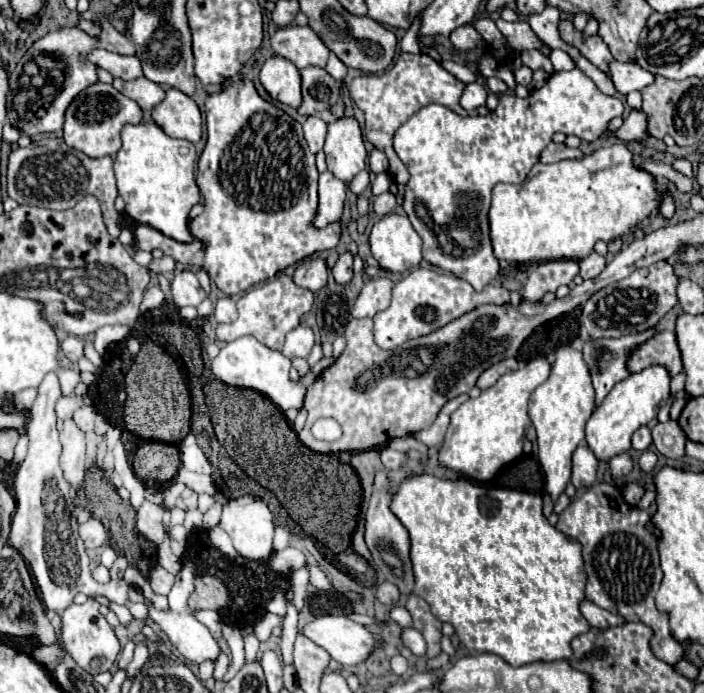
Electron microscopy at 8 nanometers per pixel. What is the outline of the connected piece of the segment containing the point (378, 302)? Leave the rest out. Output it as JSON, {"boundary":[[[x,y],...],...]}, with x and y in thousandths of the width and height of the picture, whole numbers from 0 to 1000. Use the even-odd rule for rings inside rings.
{"boundary":[[[534,398],[526,401],[511,427],[506,430],[506,439],[500,444],[503,459],[528,459],[534,450],[548,447],[554,442],[554,427],[557,427],[557,413],[560,407],[548,398]]]}

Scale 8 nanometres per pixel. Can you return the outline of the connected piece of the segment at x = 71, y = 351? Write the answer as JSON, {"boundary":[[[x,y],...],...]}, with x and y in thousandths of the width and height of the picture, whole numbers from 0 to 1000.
{"boundary":[[[97,485],[88,496],[85,496],[88,508],[94,517],[99,519],[114,519],[116,517],[116,491],[108,485]]]}

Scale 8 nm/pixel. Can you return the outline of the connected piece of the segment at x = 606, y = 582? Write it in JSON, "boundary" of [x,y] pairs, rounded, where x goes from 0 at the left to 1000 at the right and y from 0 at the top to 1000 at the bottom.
{"boundary":[[[847,698],[841,704],[835,704],[827,716],[821,716],[798,742],[795,750],[790,756],[790,762],[795,768],[804,768],[807,773],[818,776],[827,785],[827,802],[830,802],[830,820],[835,828],[835,840],[832,840],[832,863],[838,869],[844,869],[852,877],[861,877],[872,886],[886,889],[895,898],[915,898],[929,909],[929,921],[926,921],[926,938],[929,944],[943,952],[946,958],[960,958],[972,941],[969,929],[955,918],[952,912],[952,898],[949,898],[949,886],[946,883],[935,883],[932,872],[929,872],[929,860],[938,848],[940,840],[940,823],[938,823],[938,808],[935,808],[935,776],[938,768],[929,762],[920,765],[923,759],[923,742],[920,736],[912,736],[906,730],[895,730],[886,716],[884,716],[884,704],[872,701],[872,698]]]}

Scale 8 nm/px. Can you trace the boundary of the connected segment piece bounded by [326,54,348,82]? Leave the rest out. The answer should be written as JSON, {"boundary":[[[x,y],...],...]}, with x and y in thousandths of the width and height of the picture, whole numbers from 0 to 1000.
{"boundary":[[[469,78],[469,84],[466,84],[466,92],[463,92],[463,104],[466,107],[472,107],[480,118],[486,118],[489,115],[489,110],[491,110],[491,104],[494,104],[494,98],[474,81],[474,78]]]}

